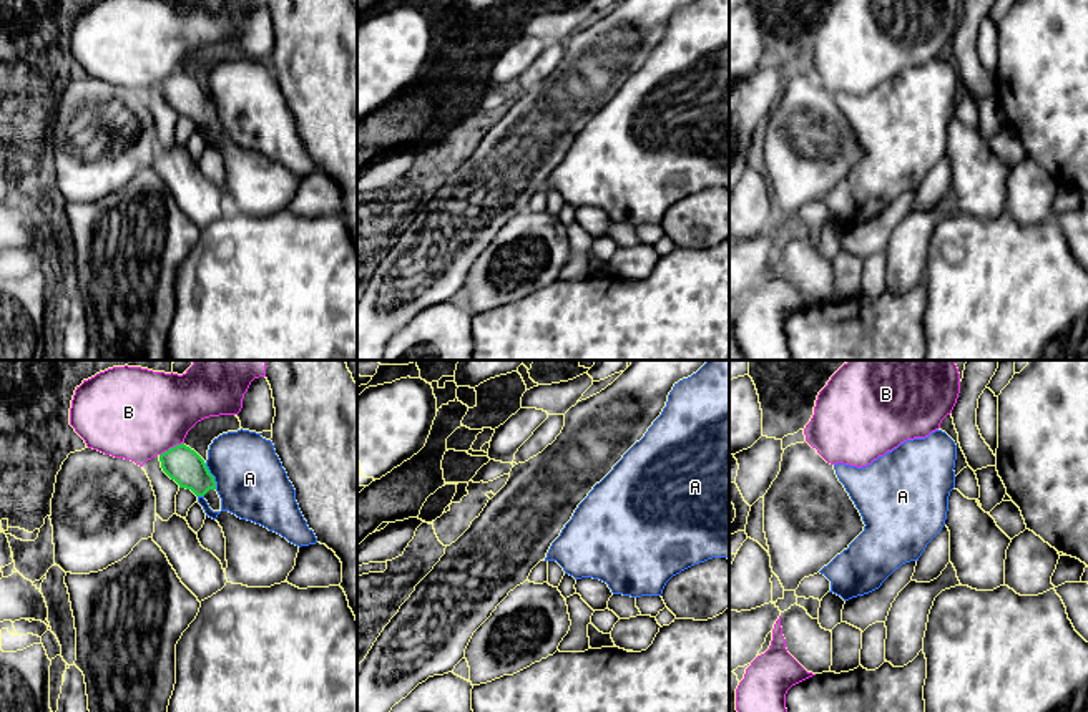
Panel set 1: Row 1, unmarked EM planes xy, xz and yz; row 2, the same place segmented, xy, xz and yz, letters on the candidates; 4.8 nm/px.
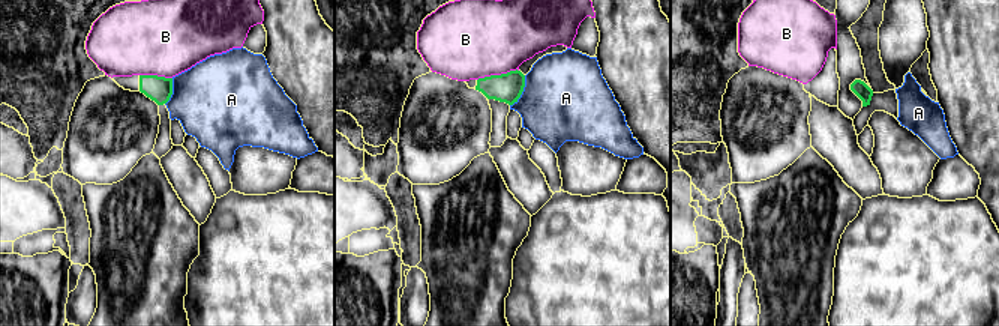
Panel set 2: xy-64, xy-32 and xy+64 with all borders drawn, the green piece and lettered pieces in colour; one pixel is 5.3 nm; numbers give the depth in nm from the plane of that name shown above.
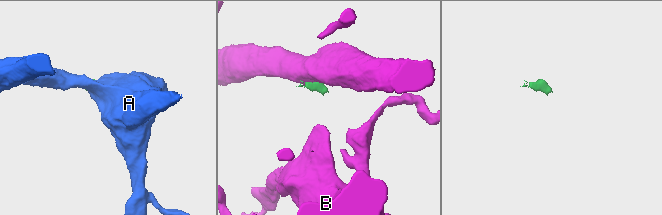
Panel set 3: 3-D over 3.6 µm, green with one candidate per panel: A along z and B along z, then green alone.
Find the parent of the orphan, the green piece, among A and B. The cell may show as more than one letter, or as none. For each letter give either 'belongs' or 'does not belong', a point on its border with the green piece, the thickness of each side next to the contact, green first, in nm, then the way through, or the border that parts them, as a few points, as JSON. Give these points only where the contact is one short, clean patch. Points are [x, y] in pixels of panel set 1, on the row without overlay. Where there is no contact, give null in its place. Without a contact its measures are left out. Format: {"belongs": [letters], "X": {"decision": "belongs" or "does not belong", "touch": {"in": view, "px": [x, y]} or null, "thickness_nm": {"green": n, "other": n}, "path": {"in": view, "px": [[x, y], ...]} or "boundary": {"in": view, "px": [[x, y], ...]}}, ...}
{"belongs": [], "A": {"decision": "does not belong", "touch": {"in": "xy", "px": [213, 105]}, "thickness_nm": {"green": 170, "other": 340}}, "B": {"decision": "does not belong", "touch": {"in": "xy", "px": [173, 75]}, "thickness_nm": {"green": 170, "other": 440}, "boundary": {"in": "xy", "px": [[183, 70], [160, 83]]}}}

